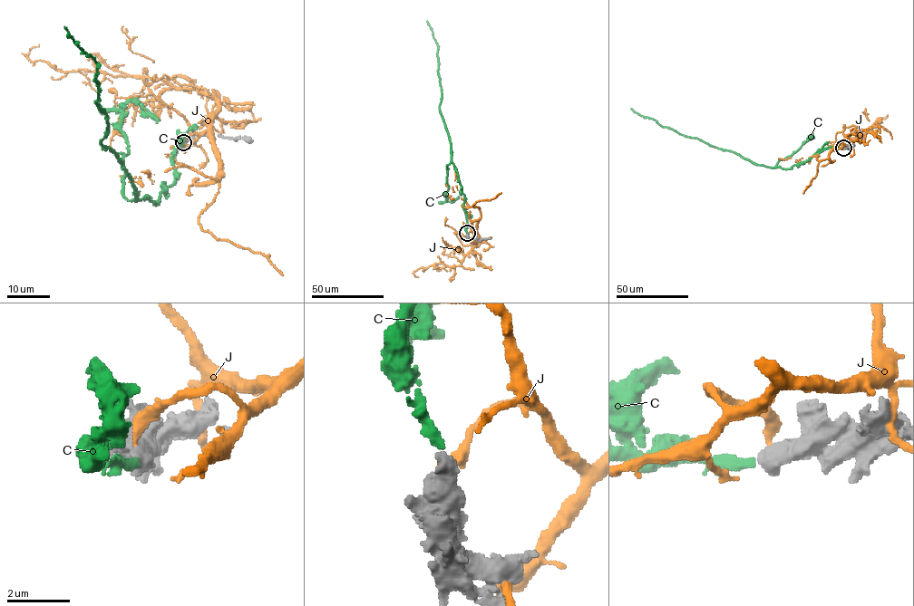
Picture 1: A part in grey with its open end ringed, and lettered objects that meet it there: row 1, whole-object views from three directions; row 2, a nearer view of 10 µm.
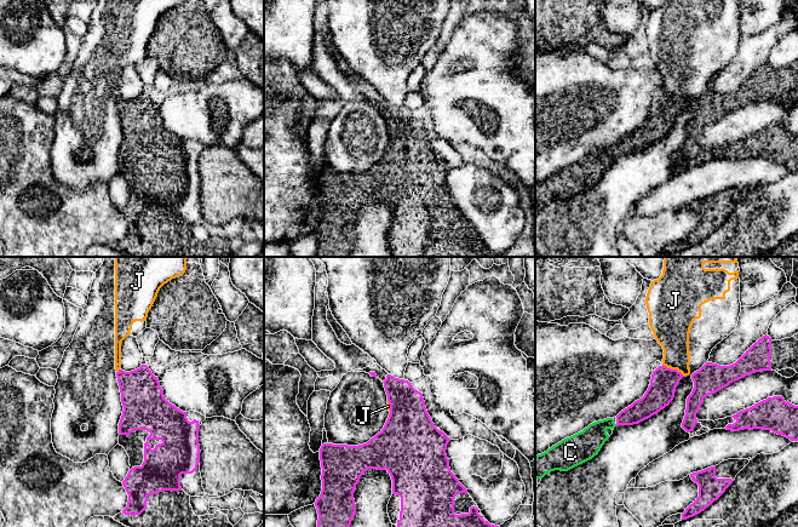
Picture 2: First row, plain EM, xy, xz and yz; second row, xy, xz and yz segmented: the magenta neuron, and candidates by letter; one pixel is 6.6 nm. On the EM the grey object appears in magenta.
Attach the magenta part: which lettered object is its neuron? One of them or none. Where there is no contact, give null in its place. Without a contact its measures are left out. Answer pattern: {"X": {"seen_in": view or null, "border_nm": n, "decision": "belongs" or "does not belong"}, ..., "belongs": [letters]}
{"C": {"seen_in": null, "decision": "belongs"}, "J": {"seen_in": "yz", "border_nm": 170, "decision": "does not belong"}, "belongs": ["C"]}

